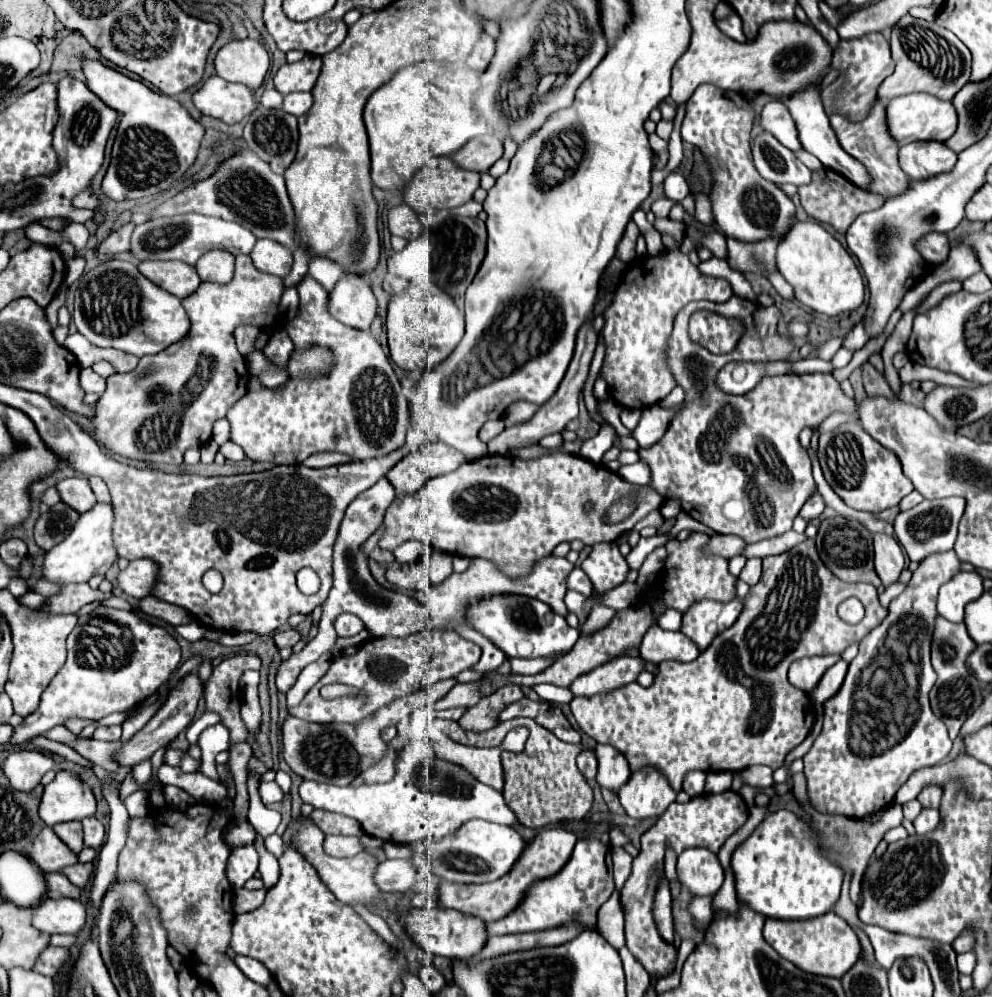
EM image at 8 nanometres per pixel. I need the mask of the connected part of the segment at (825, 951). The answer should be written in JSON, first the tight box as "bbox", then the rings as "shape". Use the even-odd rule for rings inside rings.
{"bbox":[764,911,860,979],"shape":[[[828,911],[822,917],[812,917],[806,921],[766,919],[764,939],[776,949],[776,953],[782,959],[794,963],[798,969],[804,969],[806,973],[824,977],[840,979],[860,957],[860,941],[854,929],[834,911]]]}

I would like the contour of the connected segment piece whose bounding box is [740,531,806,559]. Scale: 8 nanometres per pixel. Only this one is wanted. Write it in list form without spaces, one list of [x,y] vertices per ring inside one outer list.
[[[788,531],[784,535],[778,535],[776,539],[766,539],[766,541],[760,541],[760,543],[752,543],[752,545],[744,547],[744,551],[740,555],[744,555],[746,559],[752,559],[752,557],[764,559],[764,557],[770,557],[770,555],[780,555],[784,551],[790,551],[792,547],[796,547],[802,541],[806,541],[806,535],[800,535],[796,531]]]

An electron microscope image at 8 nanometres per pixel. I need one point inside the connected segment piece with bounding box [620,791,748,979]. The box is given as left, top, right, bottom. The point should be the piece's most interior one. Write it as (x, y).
(707, 821)

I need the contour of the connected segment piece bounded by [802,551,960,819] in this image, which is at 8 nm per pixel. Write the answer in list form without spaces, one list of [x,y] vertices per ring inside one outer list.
[[[946,551],[946,553],[940,553],[940,555],[932,555],[928,559],[924,559],[918,569],[912,573],[912,579],[910,583],[906,585],[906,589],[890,603],[888,607],[888,615],[886,619],[876,627],[872,629],[862,641],[860,641],[860,653],[854,657],[854,661],[850,663],[848,667],[848,675],[840,687],[840,691],[828,699],[824,703],[824,725],[822,725],[822,731],[820,735],[816,737],[816,741],[812,743],[810,751],[802,757],[804,761],[804,775],[806,775],[806,785],[808,785],[808,799],[812,803],[812,807],[820,813],[828,813],[828,815],[842,815],[842,817],[850,817],[850,819],[864,819],[864,815],[872,815],[880,809],[886,809],[888,805],[892,805],[894,797],[896,797],[896,791],[908,781],[908,777],[922,769],[922,767],[932,767],[936,763],[940,763],[942,759],[946,759],[946,755],[950,753],[952,749],[952,741],[948,739],[948,731],[944,727],[944,723],[932,713],[930,709],[930,703],[928,703],[928,693],[936,681],[936,671],[932,669],[930,665],[930,641],[932,641],[932,631],[934,631],[934,619],[936,619],[936,597],[938,597],[938,589],[942,583],[946,583],[948,579],[952,579],[956,573],[960,571],[960,561],[956,557],[954,551]]]

